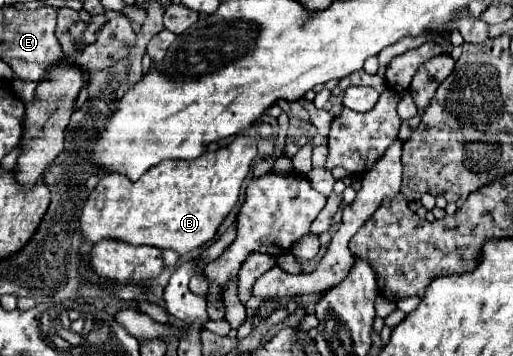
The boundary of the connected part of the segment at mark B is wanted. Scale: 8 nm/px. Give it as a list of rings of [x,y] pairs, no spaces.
[[[237,136],[229,146],[219,148],[217,152],[205,152],[191,162],[159,162],[157,166],[147,170],[137,182],[131,182],[123,174],[109,172],[99,180],[99,184],[93,188],[93,192],[85,202],[81,214],[81,234],[91,244],[103,238],[119,238],[135,246],[149,244],[161,250],[173,250],[179,256],[195,248],[201,248],[215,236],[217,228],[239,200],[241,184],[251,172],[255,156],[257,156],[257,140],[253,136]]]

